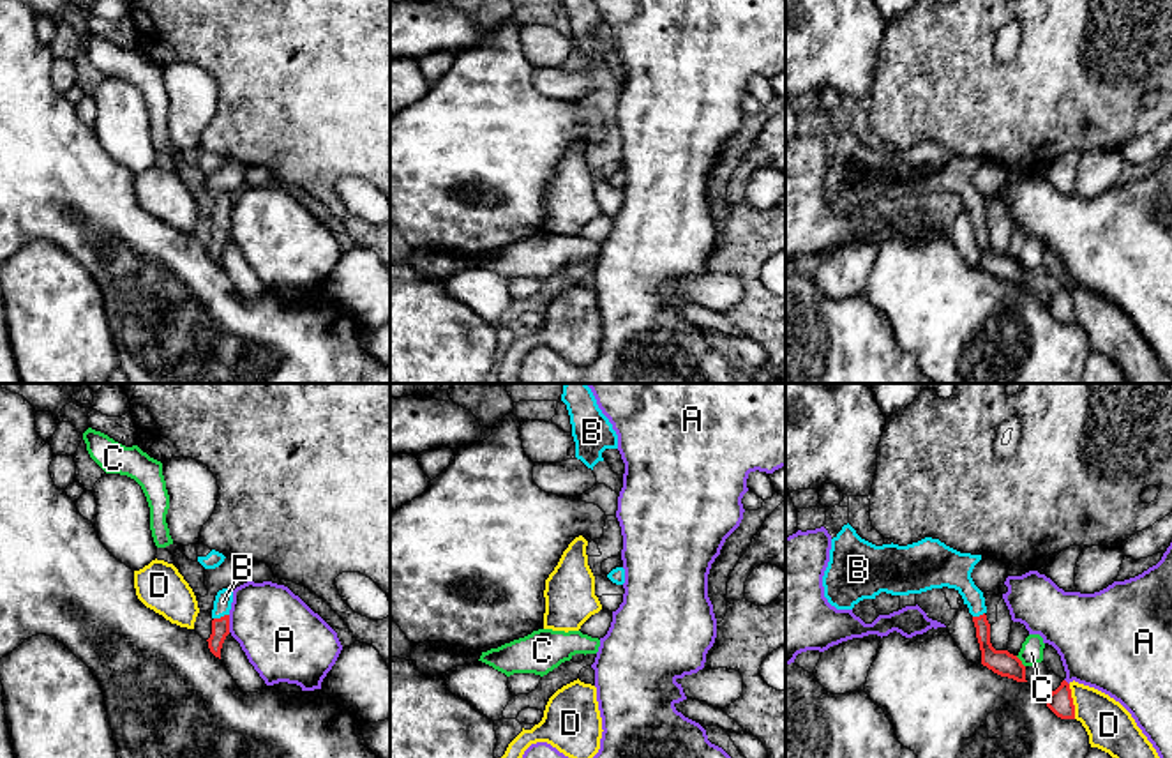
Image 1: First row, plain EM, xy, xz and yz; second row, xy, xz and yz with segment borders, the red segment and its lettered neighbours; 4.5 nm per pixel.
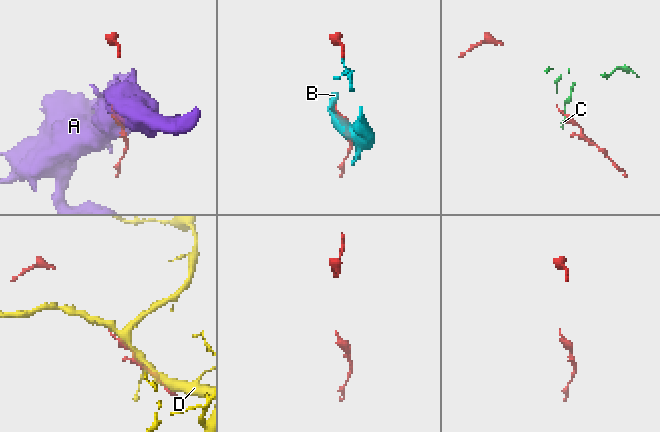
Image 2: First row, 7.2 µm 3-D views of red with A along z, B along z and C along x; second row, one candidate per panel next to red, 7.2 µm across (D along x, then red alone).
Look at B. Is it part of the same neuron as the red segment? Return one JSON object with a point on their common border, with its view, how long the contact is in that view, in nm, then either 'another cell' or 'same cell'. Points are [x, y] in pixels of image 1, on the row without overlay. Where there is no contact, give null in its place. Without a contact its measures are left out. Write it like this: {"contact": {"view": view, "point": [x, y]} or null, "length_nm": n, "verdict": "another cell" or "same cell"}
{"contact": {"view": "xy", "point": [221, 221]}, "length_nm": 80, "verdict": "same cell"}

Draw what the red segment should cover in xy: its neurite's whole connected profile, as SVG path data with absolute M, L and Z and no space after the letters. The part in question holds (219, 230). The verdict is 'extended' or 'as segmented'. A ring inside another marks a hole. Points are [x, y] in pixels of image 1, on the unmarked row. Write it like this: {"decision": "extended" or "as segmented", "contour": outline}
{"decision": "extended", "contour": "M222 193L217 196L212 214L212 239L207 244L210 256L221 263L221 253L229 239L229 214L233 207L233 194Z"}

